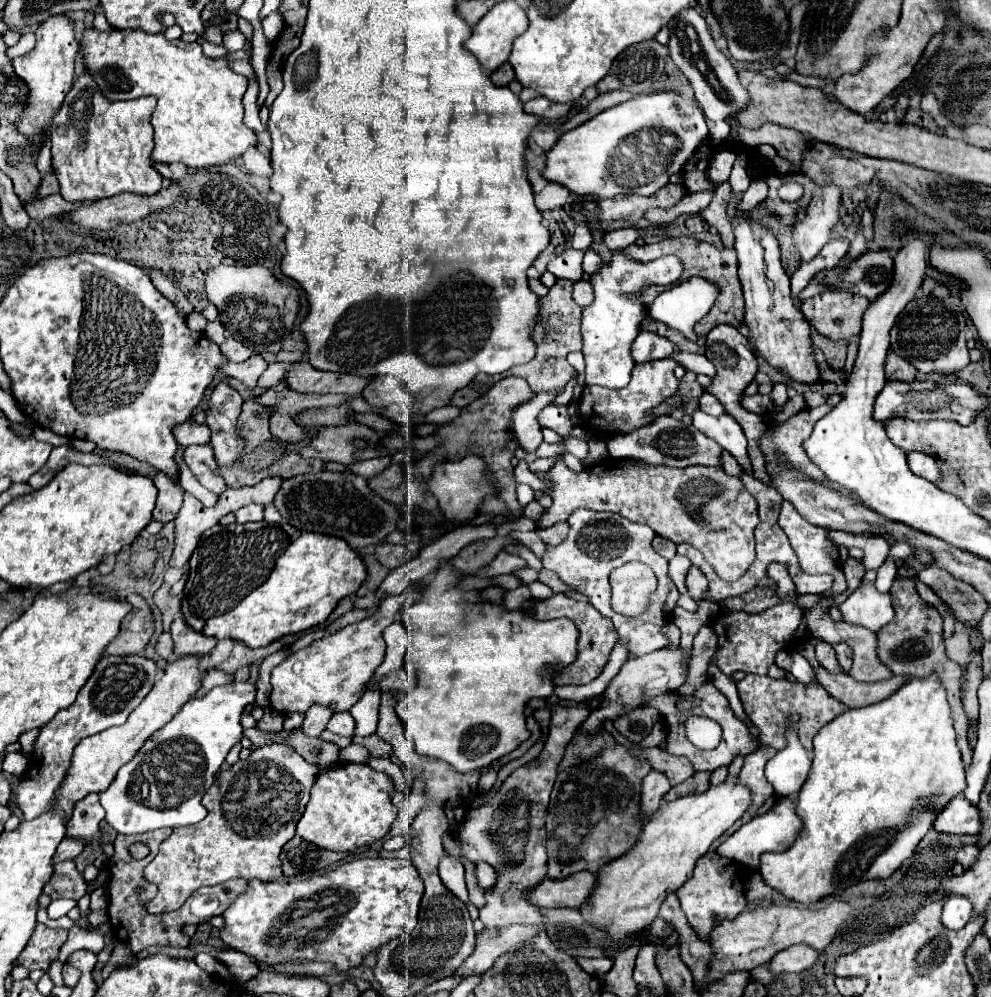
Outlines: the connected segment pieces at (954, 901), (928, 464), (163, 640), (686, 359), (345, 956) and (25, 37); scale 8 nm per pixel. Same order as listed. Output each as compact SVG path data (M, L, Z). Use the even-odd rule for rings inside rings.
M950 894L944 902L944 912L942 912L942 924L950 930L962 928L972 916L972 904L966 896L960 894Z
M910 452L910 454L908 454L908 464L910 464L910 470L912 470L914 474L930 480L932 484L936 484L936 480L942 476L942 474L938 472L940 468L936 466L936 460L932 460L932 458L926 456L926 454Z
M164 632L164 634L158 638L156 650L158 650L158 654L160 654L162 658L166 658L166 660L172 660L172 658L174 658L174 642L172 642L170 632Z
M678 352L678 354L672 354L672 360L676 360L684 370L688 372L694 372L694 374L706 374L710 378L716 376L716 368L714 364L702 356L702 354L692 354L692 352Z
M360 858L352 860L328 874L314 876L302 882L260 882L250 880L248 892L244 892L226 912L224 928L220 932L222 942L228 948L240 950L252 956L258 964L284 964L306 960L328 960L338 970L350 970L362 962L368 952L378 950L394 936L410 932L418 922L418 908L424 894L424 884L414 864L406 860L388 858Z
M26 32L26 34L22 34L22 38L20 38L20 42L18 42L16 46L8 48L8 56L10 56L10 58L24 56L26 52L30 52L30 50L34 48L34 44L36 44L36 36L34 36L34 32Z

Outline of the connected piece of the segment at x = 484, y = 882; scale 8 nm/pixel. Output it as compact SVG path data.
M476 862L476 868L474 868L474 874L476 874L476 880L478 880L478 886L480 888L490 888L494 886L494 870L490 868L490 864L486 862Z

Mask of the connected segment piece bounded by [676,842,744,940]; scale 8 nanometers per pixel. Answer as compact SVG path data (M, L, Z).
M718 842L710 848L710 852L698 860L694 868L694 876L676 890L680 898L680 906L688 918L688 924L698 934L700 940L708 940L718 920L734 920L744 910L744 874L738 864L732 864L730 858L718 856Z

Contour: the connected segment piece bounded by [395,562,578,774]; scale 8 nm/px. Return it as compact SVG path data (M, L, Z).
M442 562L442 566L438 568L436 576L432 582L426 584L426 588L422 590L422 598L416 602L408 602L402 610L402 620L404 626L410 634L410 648L406 652L406 668L410 672L416 674L418 684L404 696L398 700L395 710L396 714L408 728L408 734L416 746L416 752L420 756L430 756L430 758L438 758L448 762L456 772L470 772L470 770L478 770L482 766L488 766L490 762L510 754L512 750L516 750L524 740L528 740L528 730L526 730L526 720L524 720L524 708L526 708L526 700L530 698L548 699L553 695L554 686L552 686L552 672L558 668L564 668L566 664L572 664L576 660L576 642L578 642L578 628L574 626L572 620L566 618L558 618L558 620L548 620L548 622L538 622L532 620L528 616L524 616L520 610L506 610L502 606L492 606L492 604L464 604L464 592L460 592L456 588L460 576L452 570L452 566L448 562Z

